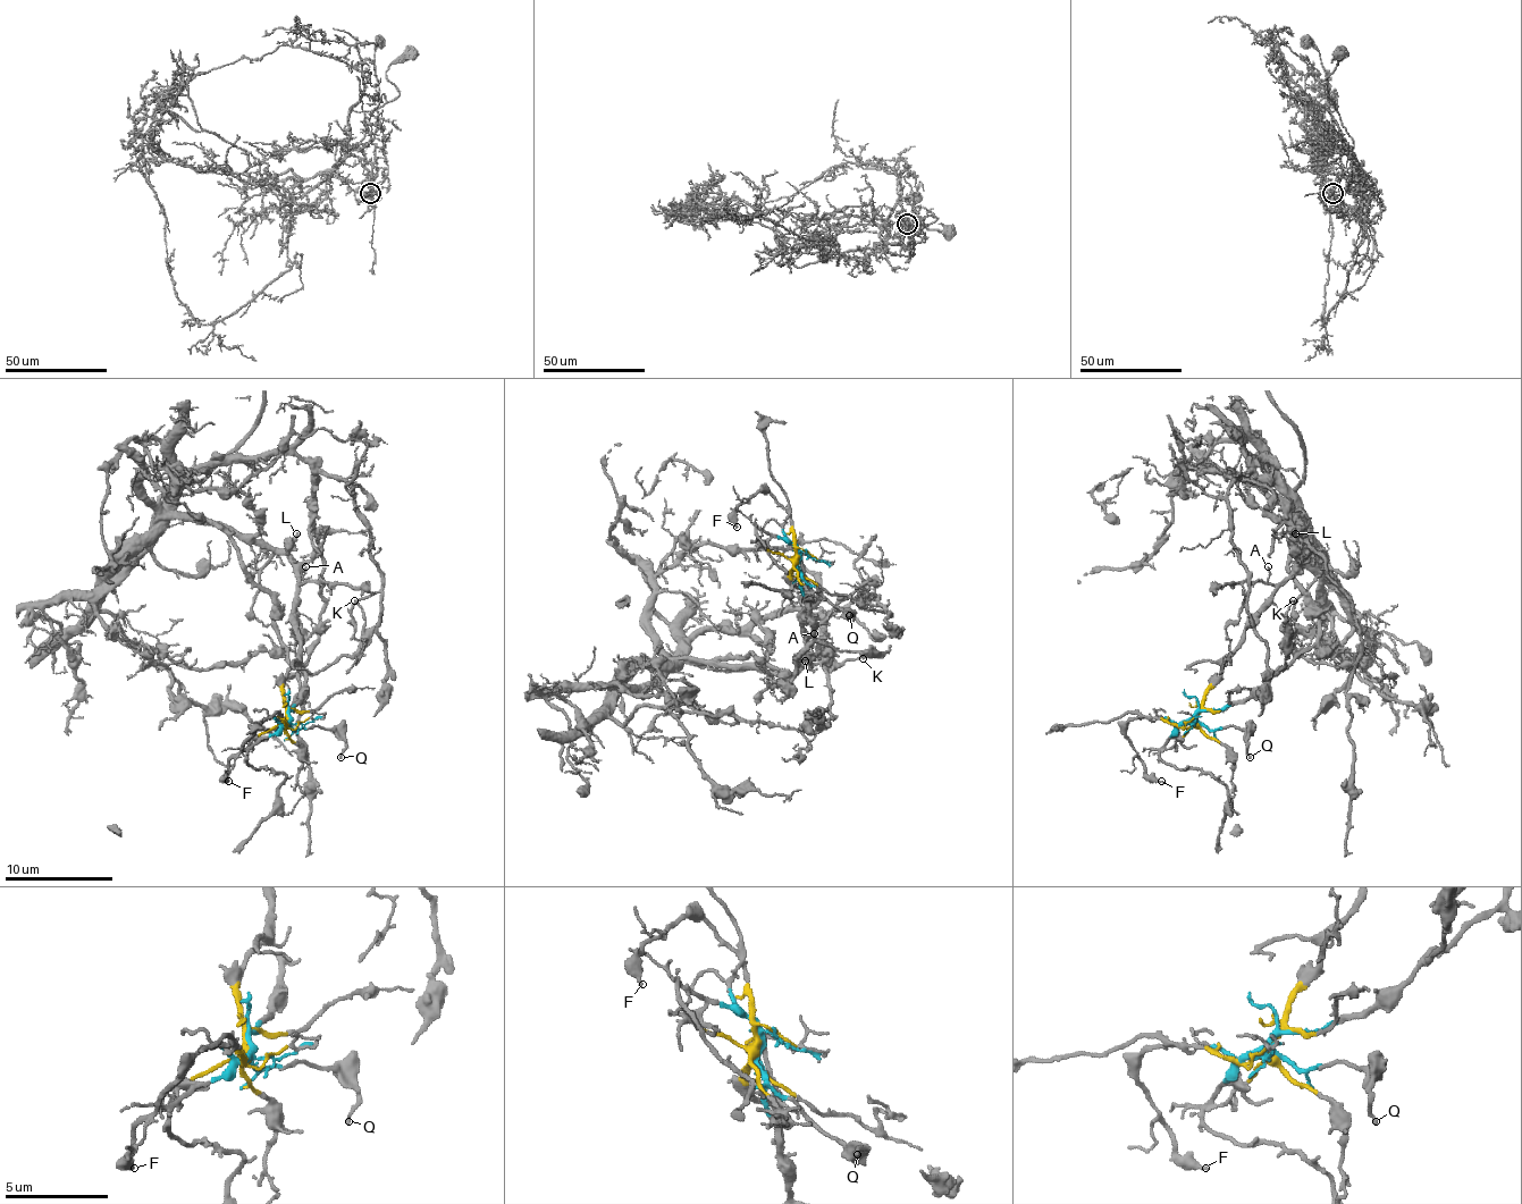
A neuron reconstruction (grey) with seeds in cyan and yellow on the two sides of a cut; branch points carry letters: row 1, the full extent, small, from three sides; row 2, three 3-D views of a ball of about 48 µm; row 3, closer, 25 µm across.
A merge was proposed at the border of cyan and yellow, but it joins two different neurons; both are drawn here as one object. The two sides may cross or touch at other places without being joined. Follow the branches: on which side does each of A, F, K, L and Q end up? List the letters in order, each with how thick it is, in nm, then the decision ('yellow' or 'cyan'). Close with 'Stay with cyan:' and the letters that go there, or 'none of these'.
A: 120 nm thick; yellow
F: 360 nm thick; yellow
K: 160 nm thick; cyan
L: 400 nm thick; yellow
Q: 170 nm thick; cyan
Stay with cyan: K, Q

